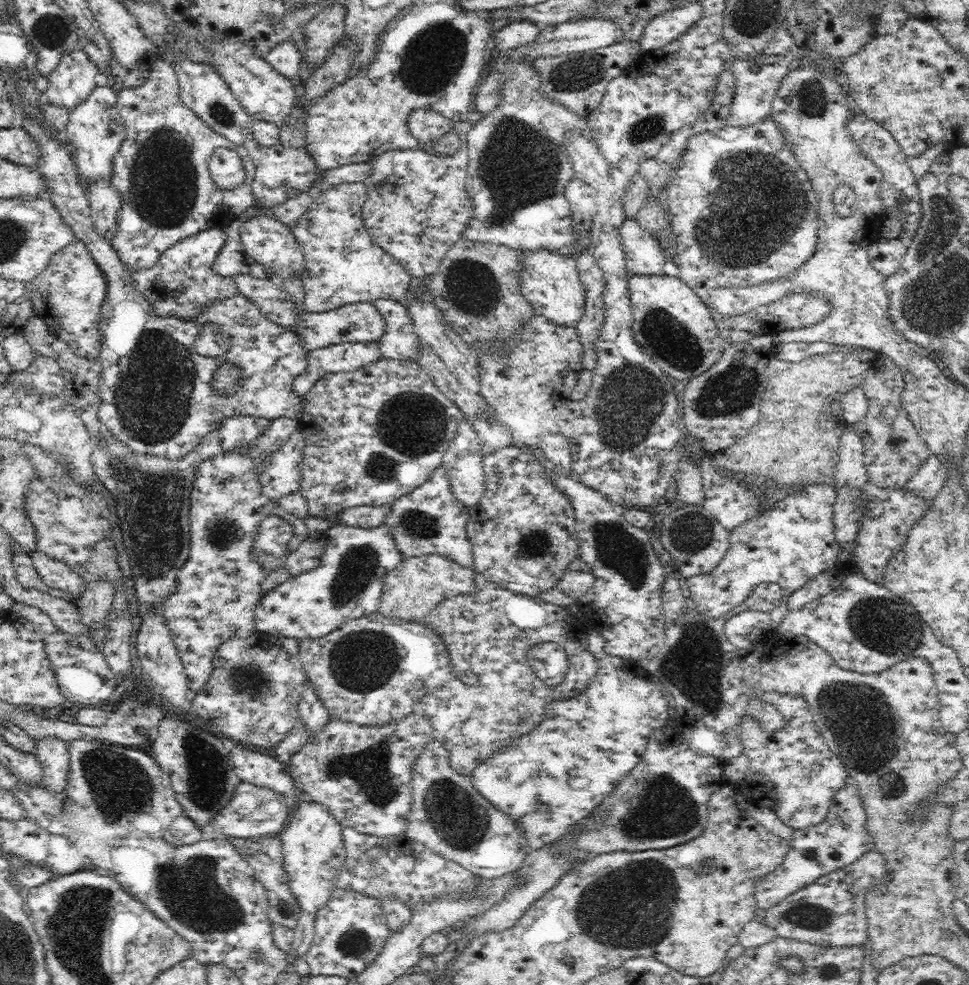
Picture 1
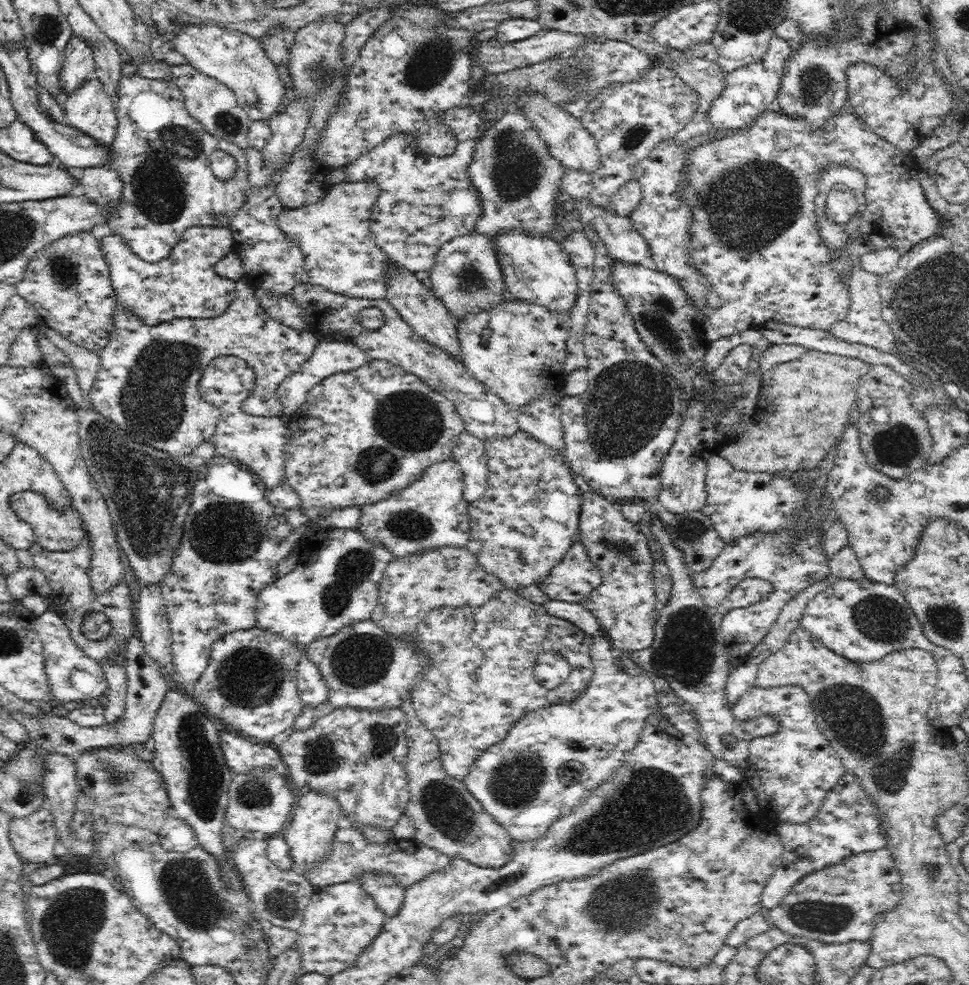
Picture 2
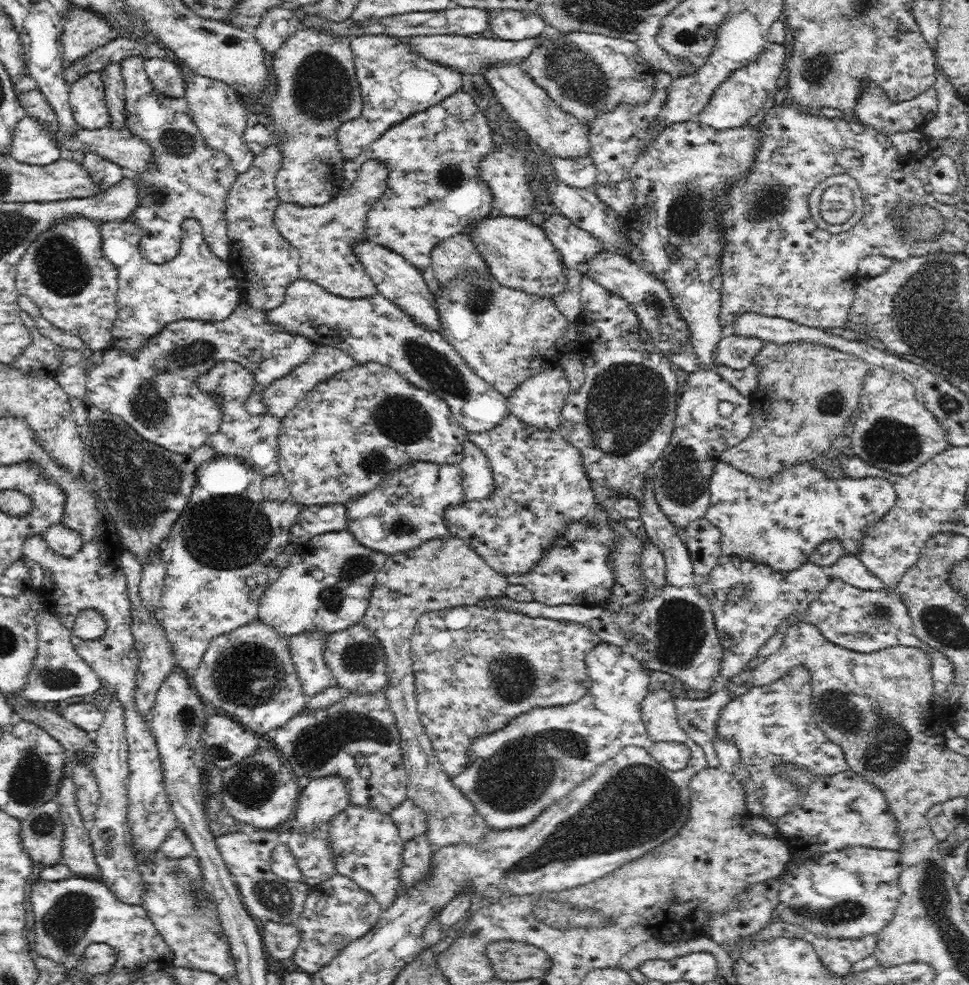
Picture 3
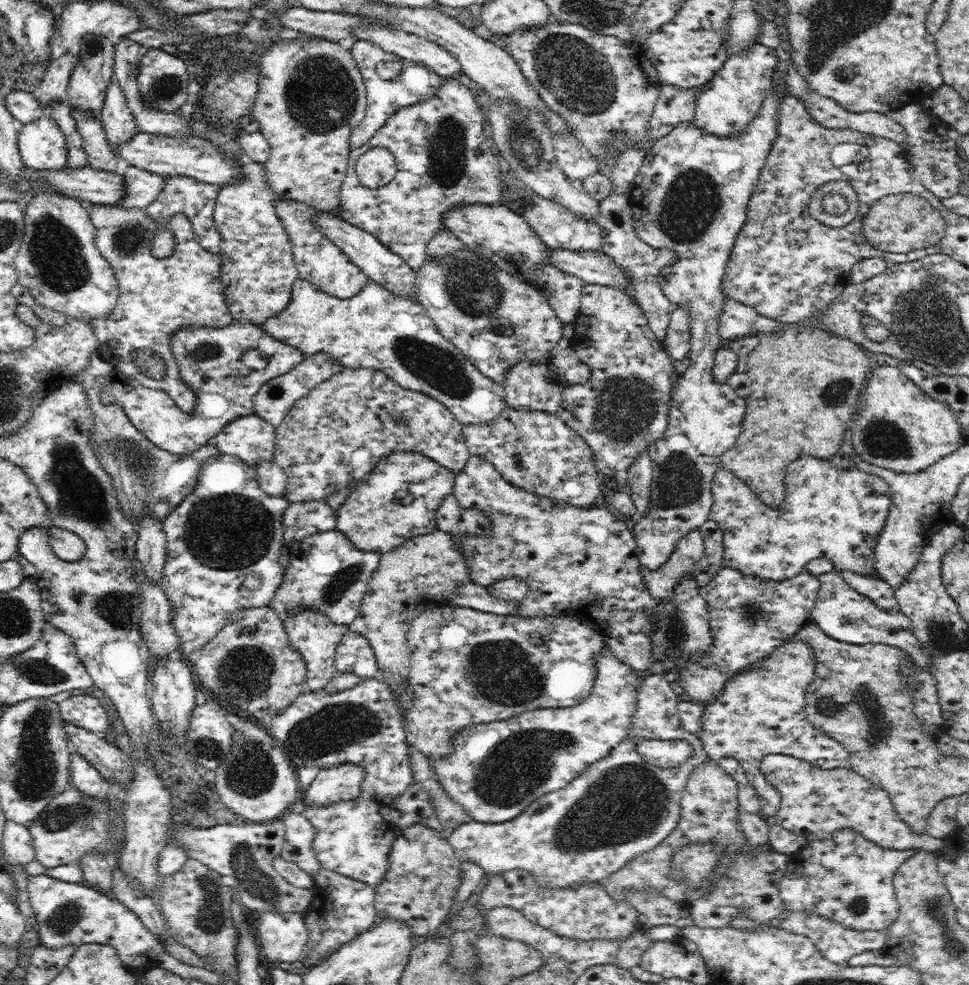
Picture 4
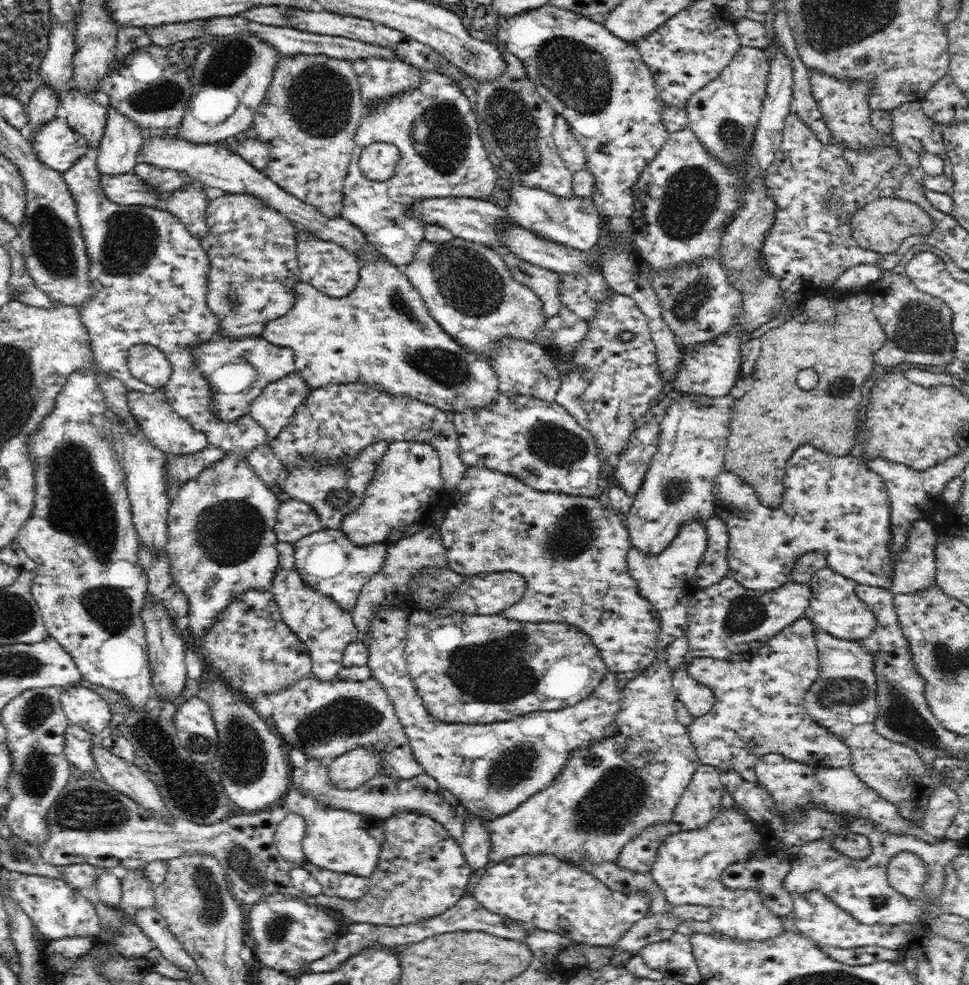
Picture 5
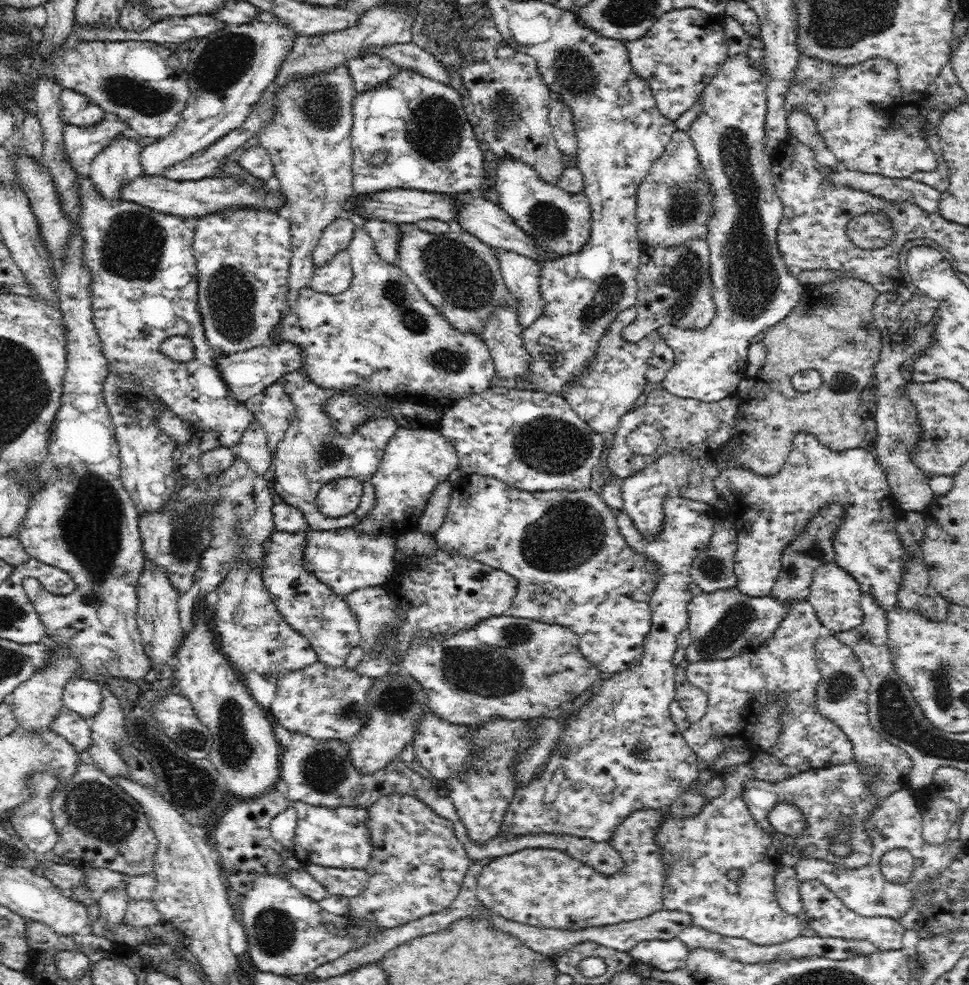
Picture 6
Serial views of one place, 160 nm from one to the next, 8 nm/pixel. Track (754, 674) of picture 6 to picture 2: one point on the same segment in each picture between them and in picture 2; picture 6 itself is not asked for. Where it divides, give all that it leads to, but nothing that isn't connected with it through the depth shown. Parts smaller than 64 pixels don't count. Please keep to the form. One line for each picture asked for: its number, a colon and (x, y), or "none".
2: (791, 771)
3: (772, 724)
4: (762, 712)
5: (759, 709)

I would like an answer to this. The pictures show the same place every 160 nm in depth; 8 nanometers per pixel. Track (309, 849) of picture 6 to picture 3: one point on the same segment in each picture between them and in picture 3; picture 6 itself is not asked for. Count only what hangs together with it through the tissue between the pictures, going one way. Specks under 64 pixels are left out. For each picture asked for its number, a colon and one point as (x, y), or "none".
3: (366, 845)
4: (351, 838)
5: (342, 841)

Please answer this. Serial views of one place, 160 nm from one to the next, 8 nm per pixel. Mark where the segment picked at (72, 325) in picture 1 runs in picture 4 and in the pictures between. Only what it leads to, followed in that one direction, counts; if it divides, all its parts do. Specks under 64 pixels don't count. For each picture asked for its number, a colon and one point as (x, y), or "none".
2: (68, 282)
3: (63, 271)
4: (57, 262)

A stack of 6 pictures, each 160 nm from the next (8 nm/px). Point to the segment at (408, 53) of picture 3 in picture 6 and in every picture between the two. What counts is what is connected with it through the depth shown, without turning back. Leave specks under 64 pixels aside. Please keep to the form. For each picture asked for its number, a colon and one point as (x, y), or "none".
4: (391, 83)
5: (379, 78)
6: (368, 70)

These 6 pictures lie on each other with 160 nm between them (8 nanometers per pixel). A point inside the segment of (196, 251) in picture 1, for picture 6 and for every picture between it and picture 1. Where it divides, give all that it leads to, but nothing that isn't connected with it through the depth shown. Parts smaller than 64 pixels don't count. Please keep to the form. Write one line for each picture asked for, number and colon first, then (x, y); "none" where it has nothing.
2: (186, 285)
3: (196, 285)
4: (157, 297)
5: (149, 275)
6: (143, 284)

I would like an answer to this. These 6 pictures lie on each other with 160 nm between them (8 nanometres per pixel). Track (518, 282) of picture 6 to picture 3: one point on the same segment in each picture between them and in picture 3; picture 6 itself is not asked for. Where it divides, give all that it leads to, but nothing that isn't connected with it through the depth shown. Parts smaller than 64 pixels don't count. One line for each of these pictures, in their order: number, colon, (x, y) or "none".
3: (568, 302)
4: (563, 291)
5: (544, 282)

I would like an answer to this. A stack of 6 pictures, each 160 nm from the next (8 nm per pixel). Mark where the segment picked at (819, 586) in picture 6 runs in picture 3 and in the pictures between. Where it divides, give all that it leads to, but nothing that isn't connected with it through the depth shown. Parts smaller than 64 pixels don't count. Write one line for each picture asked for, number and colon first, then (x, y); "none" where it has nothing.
3: (865, 621)
4: (841, 612)
5: (835, 607)

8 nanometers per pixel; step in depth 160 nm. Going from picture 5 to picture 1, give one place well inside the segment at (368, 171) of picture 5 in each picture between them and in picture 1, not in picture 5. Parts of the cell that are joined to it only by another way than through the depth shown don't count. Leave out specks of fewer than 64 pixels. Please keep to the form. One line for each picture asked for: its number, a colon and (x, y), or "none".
1: (343, 265)
2: (341, 255)
3: (324, 235)
4: (375, 168)

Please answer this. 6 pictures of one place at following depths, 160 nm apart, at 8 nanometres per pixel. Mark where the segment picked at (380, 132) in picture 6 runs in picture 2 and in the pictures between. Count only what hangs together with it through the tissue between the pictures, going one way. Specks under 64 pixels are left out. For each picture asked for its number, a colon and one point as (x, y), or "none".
2: (425, 200)
3: (434, 190)
4: (443, 158)
5: (441, 154)

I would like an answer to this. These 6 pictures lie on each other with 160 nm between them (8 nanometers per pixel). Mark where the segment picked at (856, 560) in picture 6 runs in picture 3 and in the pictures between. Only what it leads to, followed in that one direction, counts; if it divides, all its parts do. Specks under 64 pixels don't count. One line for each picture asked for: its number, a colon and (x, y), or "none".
3: (780, 521)
4: (831, 509)
5: (835, 505)

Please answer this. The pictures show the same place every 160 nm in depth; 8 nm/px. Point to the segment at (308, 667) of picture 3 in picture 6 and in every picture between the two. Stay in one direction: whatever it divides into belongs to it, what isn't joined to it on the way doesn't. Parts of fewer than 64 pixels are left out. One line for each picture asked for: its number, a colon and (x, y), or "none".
4: (311, 633)
5: (326, 629)
6: (309, 606)

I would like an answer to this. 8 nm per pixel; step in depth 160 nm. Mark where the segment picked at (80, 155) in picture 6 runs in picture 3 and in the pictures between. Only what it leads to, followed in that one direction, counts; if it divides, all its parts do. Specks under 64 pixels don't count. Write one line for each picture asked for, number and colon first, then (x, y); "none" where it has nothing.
3: (32, 143)
4: (42, 145)
5: (55, 143)

